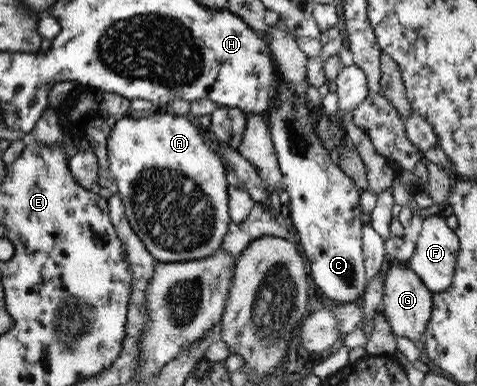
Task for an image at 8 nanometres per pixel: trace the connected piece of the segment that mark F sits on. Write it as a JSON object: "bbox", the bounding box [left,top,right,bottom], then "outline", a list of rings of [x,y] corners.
{"bbox":[406,214,458,292],"outline":[[[438,214],[426,216],[422,220],[413,254],[407,259],[406,265],[412,273],[415,273],[420,278],[420,281],[426,289],[431,292],[441,292],[444,291],[452,281],[458,248],[458,238],[453,230],[446,226],[445,219]]]}

